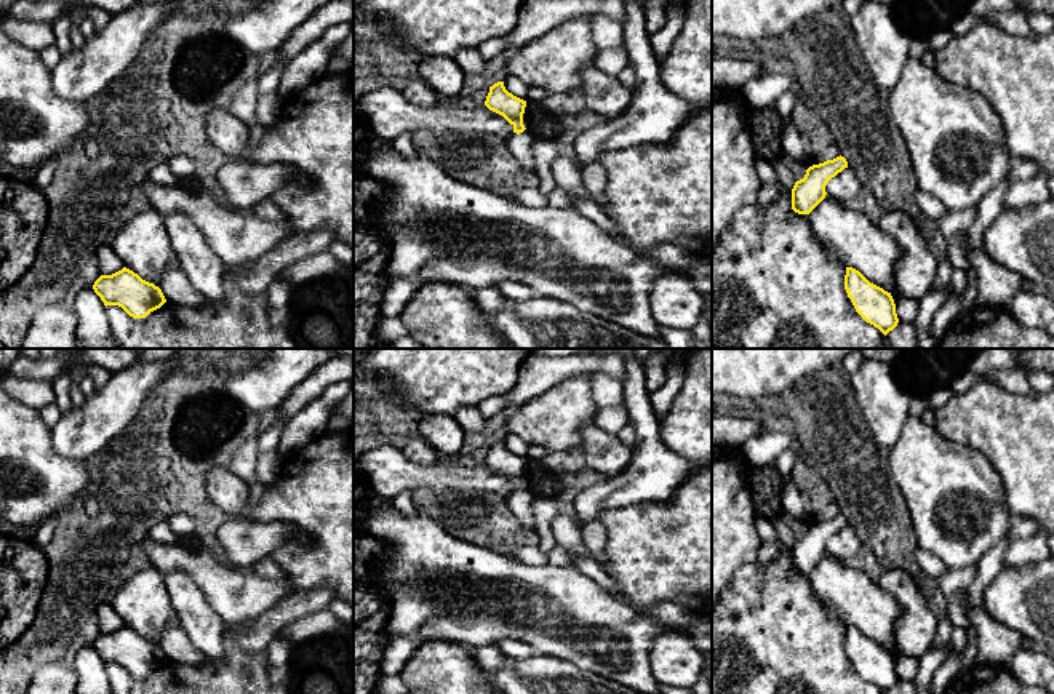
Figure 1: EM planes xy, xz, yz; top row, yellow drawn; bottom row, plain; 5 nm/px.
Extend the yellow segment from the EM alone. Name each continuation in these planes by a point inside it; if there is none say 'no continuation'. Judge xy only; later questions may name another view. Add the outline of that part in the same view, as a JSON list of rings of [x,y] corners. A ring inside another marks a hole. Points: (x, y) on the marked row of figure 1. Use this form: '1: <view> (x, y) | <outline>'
no continuation

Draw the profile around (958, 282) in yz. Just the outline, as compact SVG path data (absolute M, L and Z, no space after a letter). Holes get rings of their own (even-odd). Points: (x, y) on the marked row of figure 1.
M953 267L953 273L950 280L952 299L963 296L966 293L966 286L968 286L968 277L964 269Z

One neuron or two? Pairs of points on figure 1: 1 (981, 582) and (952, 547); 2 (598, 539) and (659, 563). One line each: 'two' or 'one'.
1: two
2: two

